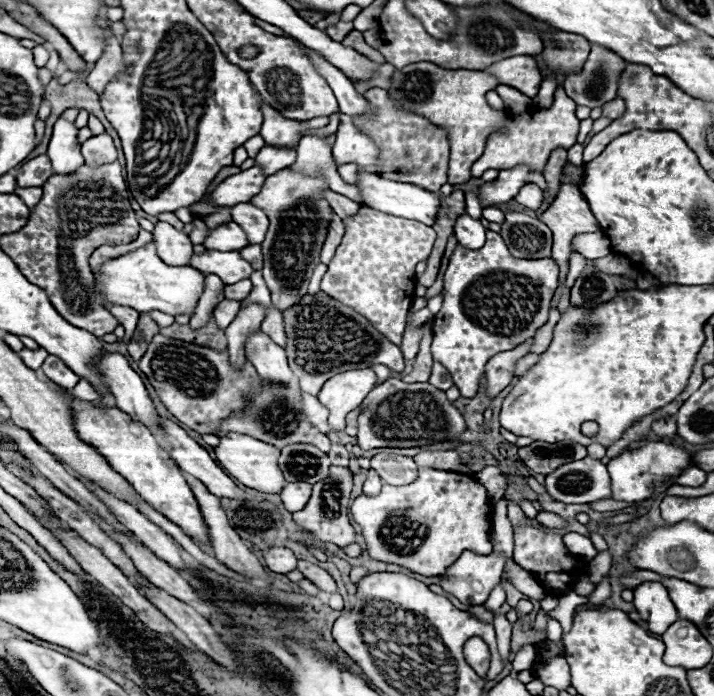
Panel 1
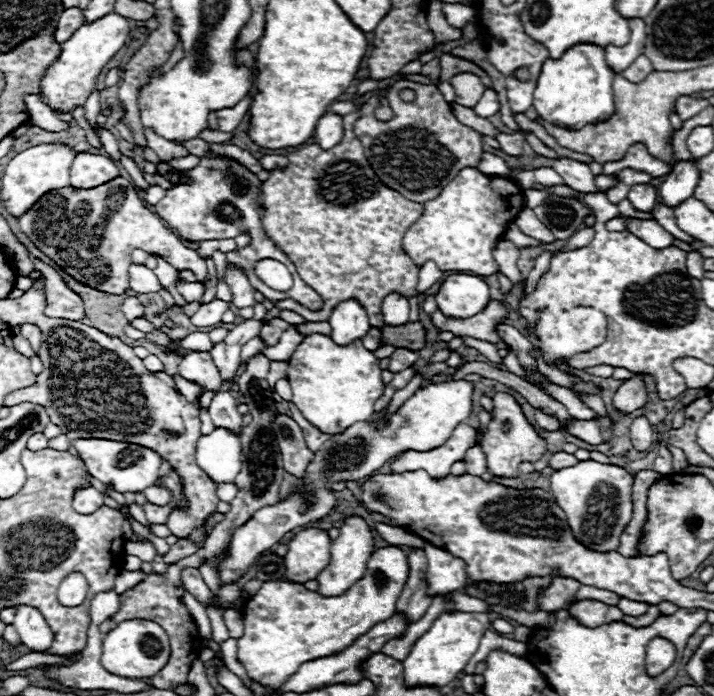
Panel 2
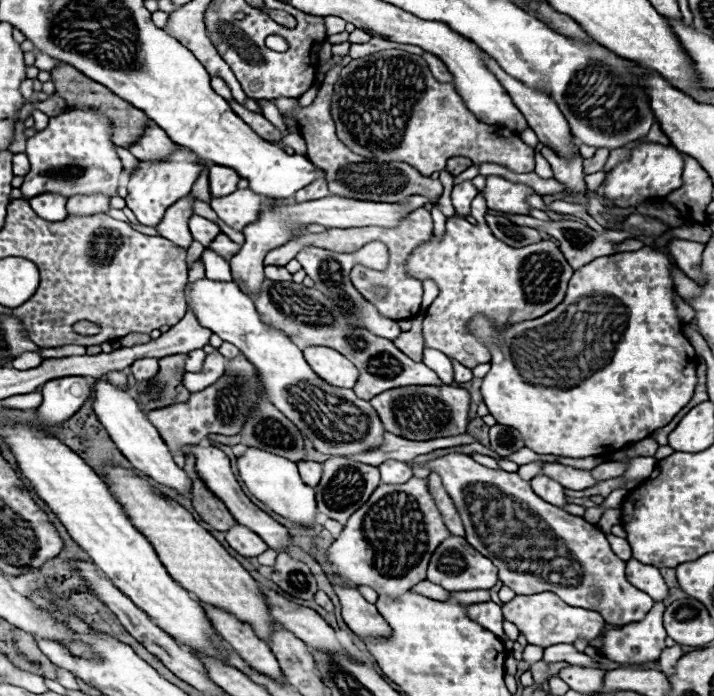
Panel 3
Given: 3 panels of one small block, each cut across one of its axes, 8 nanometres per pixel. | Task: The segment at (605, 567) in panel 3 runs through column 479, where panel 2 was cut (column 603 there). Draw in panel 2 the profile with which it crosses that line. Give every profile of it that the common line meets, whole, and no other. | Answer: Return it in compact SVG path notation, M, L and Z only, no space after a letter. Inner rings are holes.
M580 460L576 466L556 470L550 476L550 490L554 492L554 498L558 498L558 506L566 510L574 536L592 550L618 548L618 538L632 516L630 488L632 476L622 466L600 464L594 460Z

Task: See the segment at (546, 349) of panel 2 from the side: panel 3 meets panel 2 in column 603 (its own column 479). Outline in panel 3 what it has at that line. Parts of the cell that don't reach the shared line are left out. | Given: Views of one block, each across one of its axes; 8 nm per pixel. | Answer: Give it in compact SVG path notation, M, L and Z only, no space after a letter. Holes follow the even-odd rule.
M648 246L638 252L618 252L596 258L576 270L564 302L542 318L494 328L488 334L488 326L494 326L494 322L488 316L476 314L468 326L476 340L484 342L492 354L490 372L484 376L480 392L496 422L520 430L526 448L564 458L616 452L666 426L690 402L698 366L694 348L682 334L682 322L672 302L672 266L666 254Z

